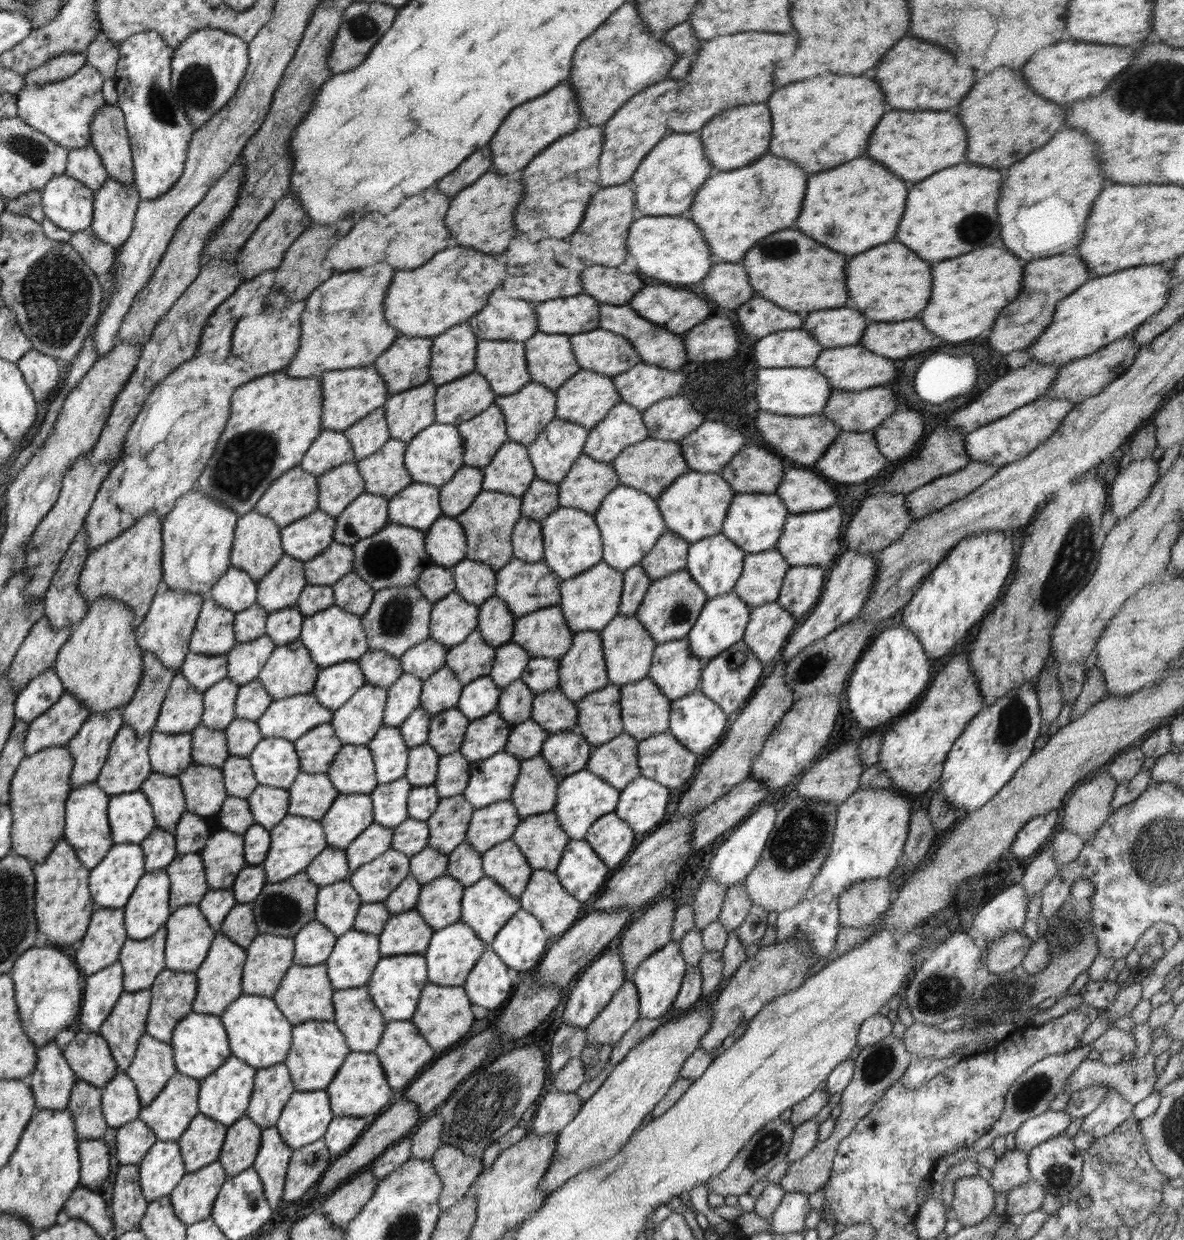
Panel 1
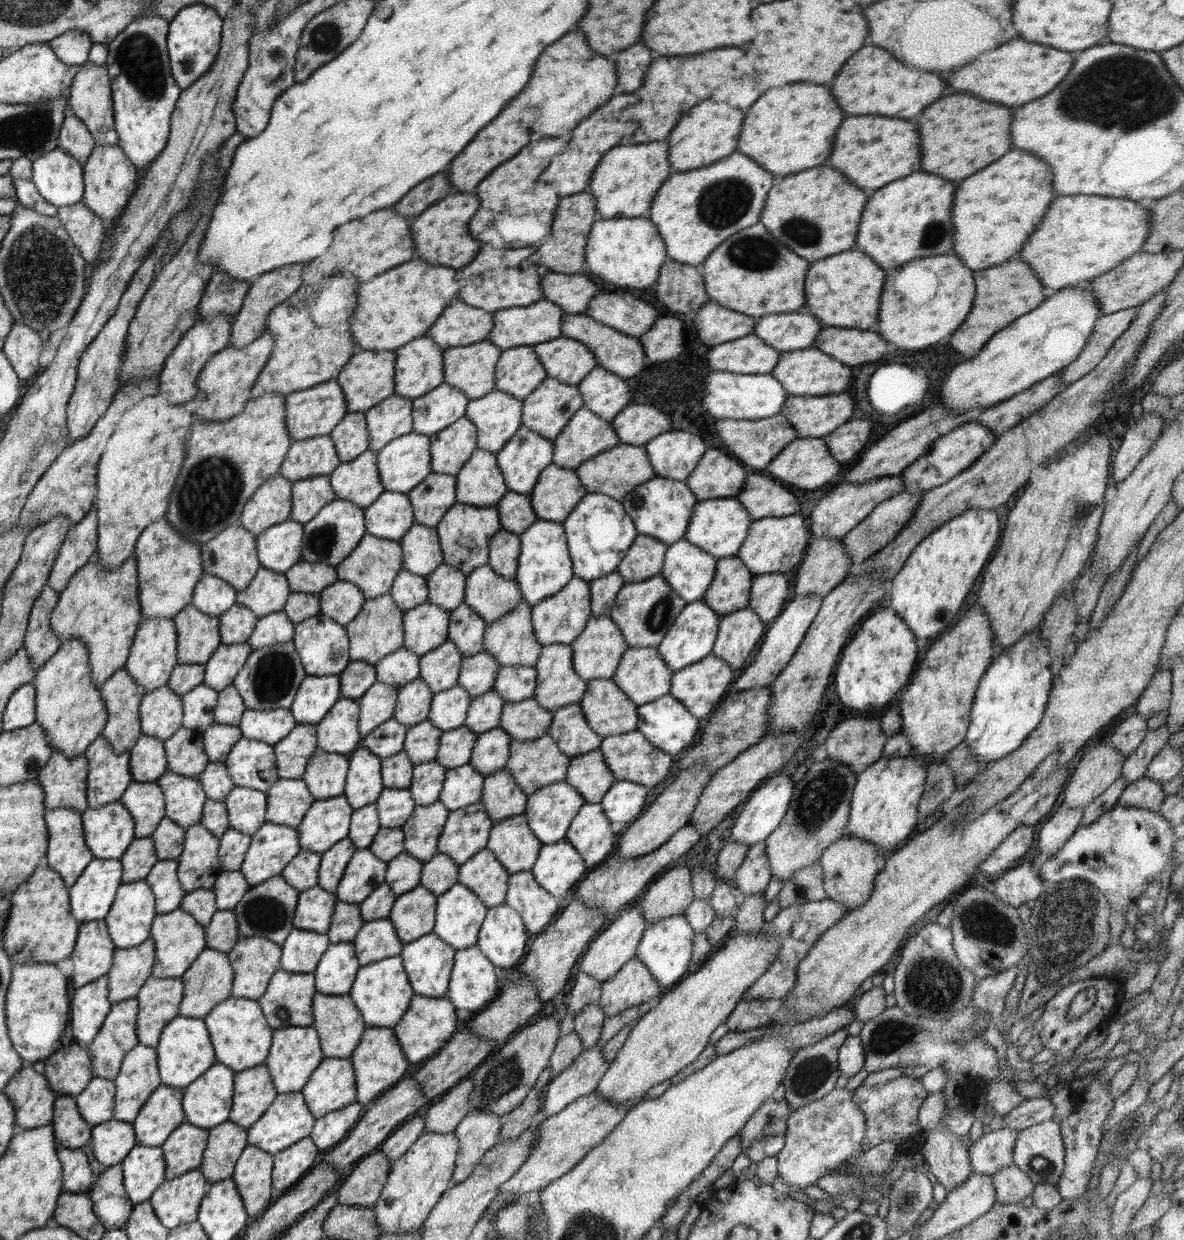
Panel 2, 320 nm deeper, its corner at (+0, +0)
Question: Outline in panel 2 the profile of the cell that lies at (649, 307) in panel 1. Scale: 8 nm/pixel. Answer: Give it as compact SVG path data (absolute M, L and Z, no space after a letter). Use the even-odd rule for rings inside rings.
M623 288L614 291L600 289L587 304L583 314L626 336L634 337L651 329L655 320L662 316L658 308L634 297Z

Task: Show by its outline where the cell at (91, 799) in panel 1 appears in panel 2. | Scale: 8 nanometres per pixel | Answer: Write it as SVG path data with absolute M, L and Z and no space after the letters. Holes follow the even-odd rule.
M68 808L47 810L44 815L48 827L48 848L43 863L58 872L70 888L76 879L84 872L88 863L94 859L92 851L85 841L81 812Z

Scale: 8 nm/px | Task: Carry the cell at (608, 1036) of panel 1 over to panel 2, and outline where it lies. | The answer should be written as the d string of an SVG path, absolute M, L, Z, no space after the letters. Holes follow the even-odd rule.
M634 956L628 960L616 976L601 984L599 1008L606 1015L614 1016L628 1008L654 1003L662 996L662 990L656 979L652 978L648 968Z

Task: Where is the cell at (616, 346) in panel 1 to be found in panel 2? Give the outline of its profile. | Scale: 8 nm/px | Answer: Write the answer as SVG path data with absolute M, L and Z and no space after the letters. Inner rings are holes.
M558 337L533 345L538 360L546 369L546 376L564 384L577 385L594 367L598 367L595 354L585 344L572 338Z

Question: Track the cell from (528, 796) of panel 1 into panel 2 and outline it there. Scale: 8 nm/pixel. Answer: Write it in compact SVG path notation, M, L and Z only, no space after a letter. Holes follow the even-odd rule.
M504 768L484 777L481 802L488 816L497 822L511 816L523 814L527 809L527 796Z

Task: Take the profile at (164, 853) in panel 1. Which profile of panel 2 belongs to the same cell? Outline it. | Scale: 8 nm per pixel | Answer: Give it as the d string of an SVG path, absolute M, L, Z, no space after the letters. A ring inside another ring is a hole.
M151 836L135 838L119 858L122 863L121 884L145 879L156 862L156 849Z

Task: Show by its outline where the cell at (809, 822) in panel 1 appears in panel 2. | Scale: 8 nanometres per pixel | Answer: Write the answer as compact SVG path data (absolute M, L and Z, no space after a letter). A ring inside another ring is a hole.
M828 759L802 769L782 822L764 842L770 870L781 884L790 880L795 870L819 862L823 850L846 834L856 781L857 775L846 764L836 764Z

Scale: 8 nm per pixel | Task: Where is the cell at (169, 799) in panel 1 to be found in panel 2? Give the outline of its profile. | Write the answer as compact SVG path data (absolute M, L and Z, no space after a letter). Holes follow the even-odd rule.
M133 780L119 801L135 820L135 838L151 836L165 817L165 798L162 789L154 781Z

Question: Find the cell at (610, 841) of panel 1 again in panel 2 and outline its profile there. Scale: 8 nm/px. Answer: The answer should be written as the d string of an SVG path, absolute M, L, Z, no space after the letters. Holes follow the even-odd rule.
M584 803L572 819L564 839L579 851L589 873L614 848L616 833L610 829L610 821L600 803Z

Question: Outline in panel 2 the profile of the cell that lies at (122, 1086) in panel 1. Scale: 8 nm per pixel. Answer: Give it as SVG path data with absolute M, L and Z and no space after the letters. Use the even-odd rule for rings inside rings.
M92 1077L87 1088L74 1096L80 1116L91 1126L97 1125L114 1116L116 1085L113 1080Z

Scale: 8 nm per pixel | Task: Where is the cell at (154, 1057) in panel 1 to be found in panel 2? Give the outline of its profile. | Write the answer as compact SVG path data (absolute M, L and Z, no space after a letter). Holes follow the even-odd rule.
M138 1043L132 1050L126 1053L119 1069L118 1076L113 1080L116 1085L113 1118L122 1122L132 1123L137 1118L140 1108L143 1107L146 1100L152 1095L152 1092L162 1085L158 1070L156 1049Z

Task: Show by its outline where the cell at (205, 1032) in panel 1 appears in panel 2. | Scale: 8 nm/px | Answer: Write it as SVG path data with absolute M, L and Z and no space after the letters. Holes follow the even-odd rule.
M178 1015L162 1030L155 1048L162 1084L185 1088L217 1062L209 1036L206 1023L199 1017Z

